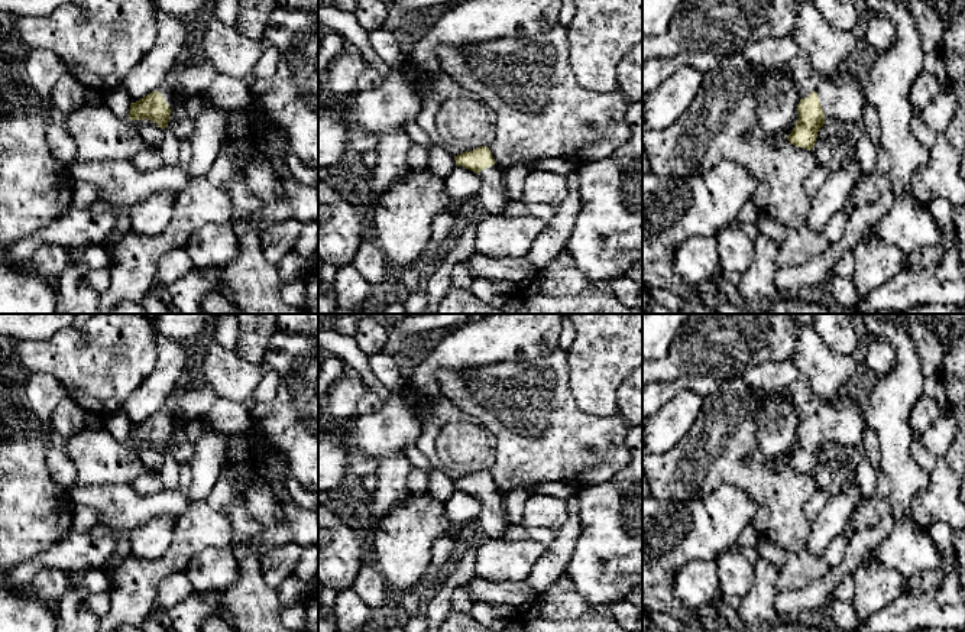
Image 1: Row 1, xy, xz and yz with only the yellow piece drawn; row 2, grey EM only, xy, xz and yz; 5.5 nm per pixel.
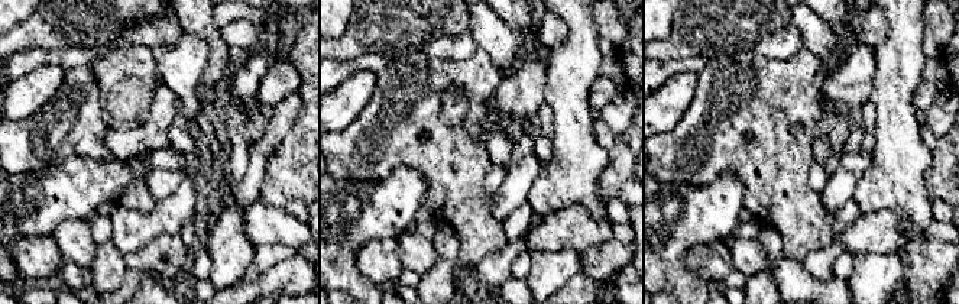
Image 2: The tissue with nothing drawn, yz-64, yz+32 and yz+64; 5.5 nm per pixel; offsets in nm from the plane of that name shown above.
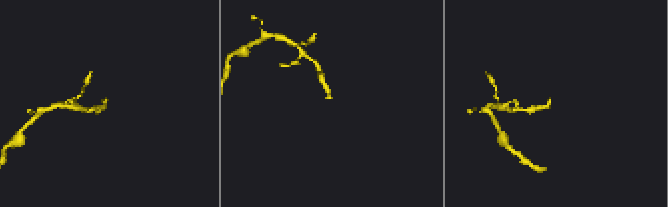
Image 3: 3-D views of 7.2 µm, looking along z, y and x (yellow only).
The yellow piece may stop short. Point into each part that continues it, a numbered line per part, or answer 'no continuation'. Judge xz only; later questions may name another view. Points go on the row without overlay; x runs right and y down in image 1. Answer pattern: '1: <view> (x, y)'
1: xz (492, 522)

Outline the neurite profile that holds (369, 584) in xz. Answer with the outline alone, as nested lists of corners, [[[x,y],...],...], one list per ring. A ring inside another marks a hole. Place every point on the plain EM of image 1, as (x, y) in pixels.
[[[363,564],[352,586],[353,592],[378,615],[386,605],[386,580],[376,564]]]

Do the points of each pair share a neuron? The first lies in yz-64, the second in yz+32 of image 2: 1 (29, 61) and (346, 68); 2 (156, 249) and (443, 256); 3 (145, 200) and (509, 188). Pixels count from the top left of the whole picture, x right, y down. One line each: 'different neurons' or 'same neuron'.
1: same neuron
2: different neurons
3: different neurons

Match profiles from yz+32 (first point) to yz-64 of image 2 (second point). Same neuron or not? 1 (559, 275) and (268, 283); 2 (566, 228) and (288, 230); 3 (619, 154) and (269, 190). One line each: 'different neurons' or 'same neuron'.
1: different neurons
2: same neuron
3: same neuron

